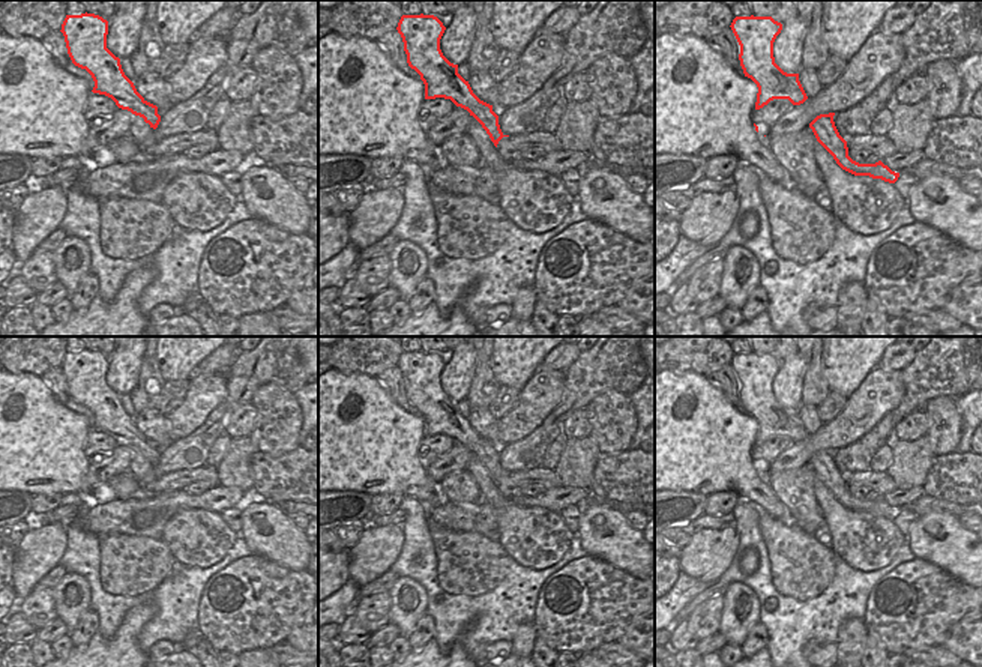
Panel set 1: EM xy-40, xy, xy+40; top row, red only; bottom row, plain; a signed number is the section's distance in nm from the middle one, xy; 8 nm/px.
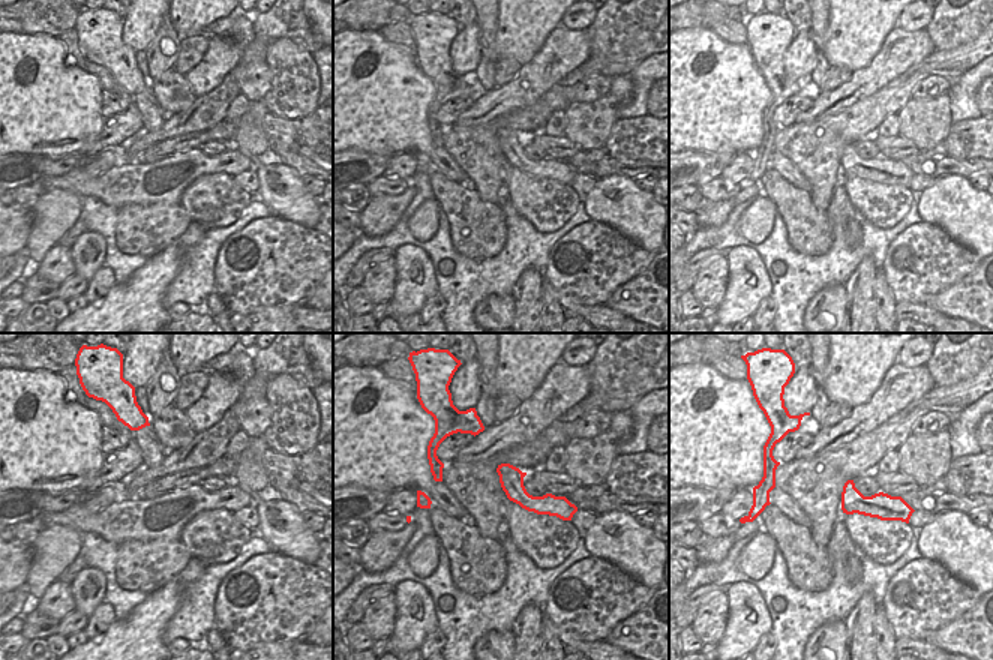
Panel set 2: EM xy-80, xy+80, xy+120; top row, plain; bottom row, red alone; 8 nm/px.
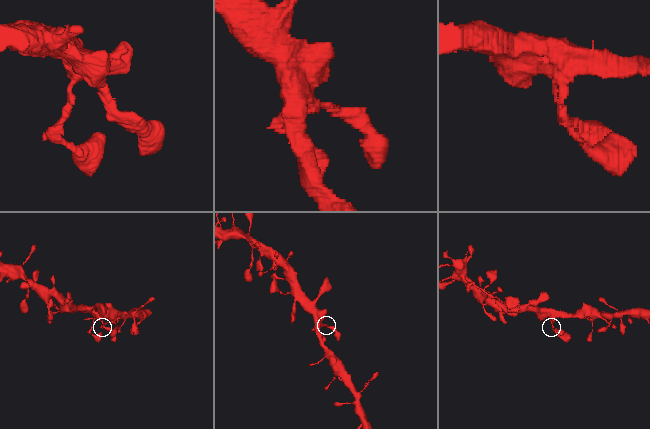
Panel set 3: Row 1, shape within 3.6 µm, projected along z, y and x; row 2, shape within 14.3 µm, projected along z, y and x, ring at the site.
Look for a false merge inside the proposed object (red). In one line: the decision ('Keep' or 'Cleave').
Keep

